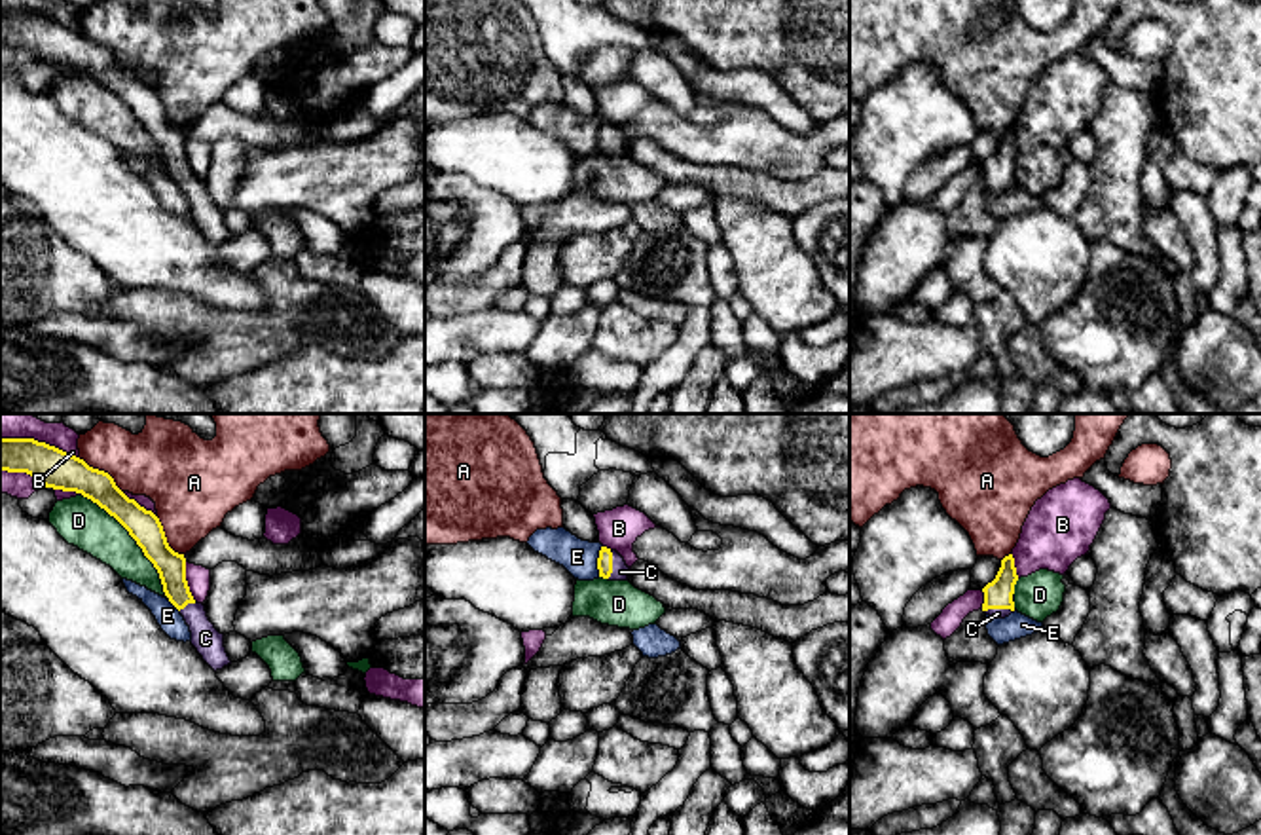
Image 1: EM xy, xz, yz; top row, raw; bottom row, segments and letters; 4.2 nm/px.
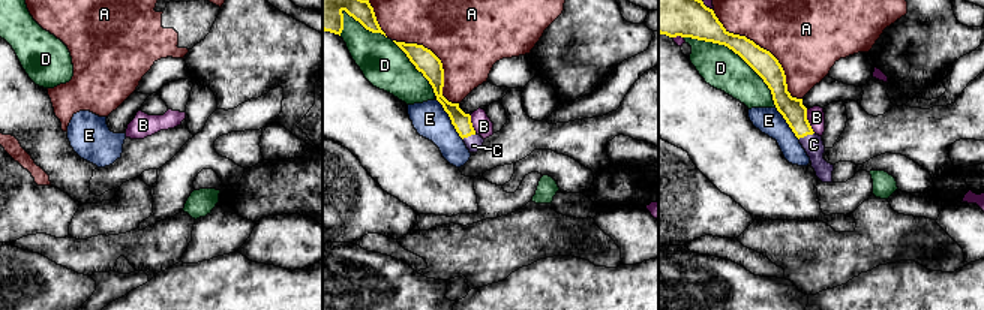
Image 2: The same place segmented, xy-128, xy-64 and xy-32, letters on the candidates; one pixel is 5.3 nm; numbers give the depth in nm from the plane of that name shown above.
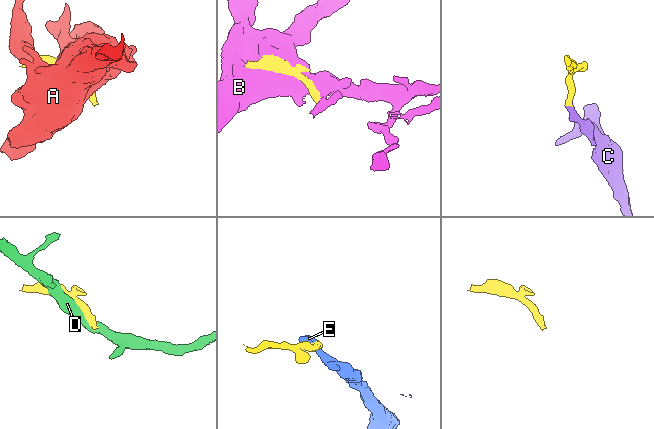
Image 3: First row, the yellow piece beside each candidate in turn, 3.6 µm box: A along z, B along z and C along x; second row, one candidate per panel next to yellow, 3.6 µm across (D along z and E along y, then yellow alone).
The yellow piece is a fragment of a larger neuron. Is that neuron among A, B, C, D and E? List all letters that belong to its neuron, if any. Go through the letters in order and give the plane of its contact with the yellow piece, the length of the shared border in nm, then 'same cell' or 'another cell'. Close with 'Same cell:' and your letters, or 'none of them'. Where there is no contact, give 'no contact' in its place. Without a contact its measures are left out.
A: xy | 240 nm | another cell
B: xy | 180 nm | another cell
C: xz | 120 nm | same cell
D: xy | 600 nm | another cell
E: xz | 140 nm | another cell
Same cell: C

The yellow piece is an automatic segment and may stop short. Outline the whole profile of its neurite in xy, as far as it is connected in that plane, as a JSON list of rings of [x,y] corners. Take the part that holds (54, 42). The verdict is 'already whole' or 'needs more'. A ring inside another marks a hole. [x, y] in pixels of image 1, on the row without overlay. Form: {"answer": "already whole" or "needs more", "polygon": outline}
{"answer": "needs more", "polygon": [[[0,13],[2,46],[27,47],[46,63],[82,68],[114,91],[157,144],[163,167],[190,201],[192,220],[203,235],[214,247],[231,239],[224,209],[214,203],[205,180],[197,178],[190,167],[184,129],[169,121],[159,93],[129,74],[108,47],[34,13]]]}

